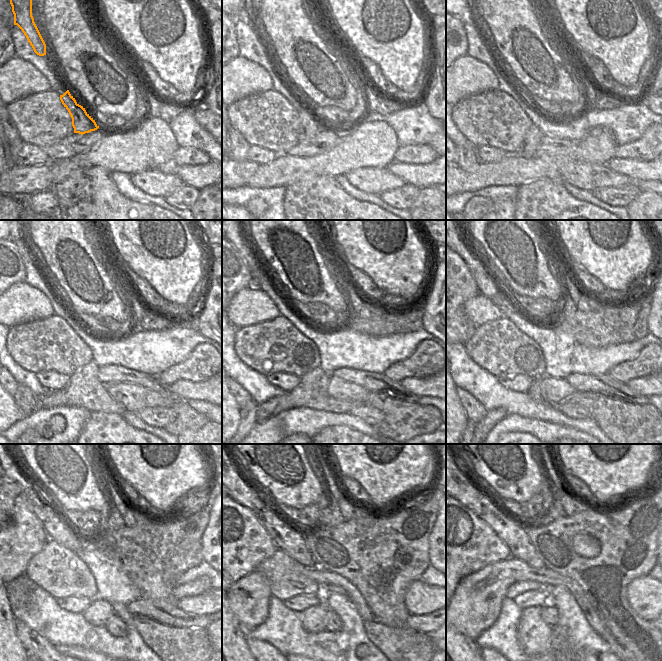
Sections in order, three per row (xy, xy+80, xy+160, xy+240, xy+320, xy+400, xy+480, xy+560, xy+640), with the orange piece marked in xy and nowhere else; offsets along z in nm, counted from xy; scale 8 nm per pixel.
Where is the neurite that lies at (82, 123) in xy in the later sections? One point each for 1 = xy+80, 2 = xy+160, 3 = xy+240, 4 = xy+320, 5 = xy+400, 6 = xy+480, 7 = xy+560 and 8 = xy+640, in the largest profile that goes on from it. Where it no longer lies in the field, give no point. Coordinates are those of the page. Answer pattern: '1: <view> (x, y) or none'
1: xy+80 (309, 124)
2: xy+160 (533, 137)
3: xy+240 (84, 389)
4: xy+320 (312, 393)
5: xy+400 (624, 423)
6: xy+480 (177, 647)
7: xy+560 (403, 647)
8: xy+640 (615, 647)

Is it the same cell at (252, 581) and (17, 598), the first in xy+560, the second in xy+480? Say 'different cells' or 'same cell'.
same cell

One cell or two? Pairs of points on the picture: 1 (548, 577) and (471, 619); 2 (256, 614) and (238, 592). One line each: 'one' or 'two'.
1: one
2: one

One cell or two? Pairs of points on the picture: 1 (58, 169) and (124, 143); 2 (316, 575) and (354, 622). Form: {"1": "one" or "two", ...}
{"1": "one", "2": "two"}

